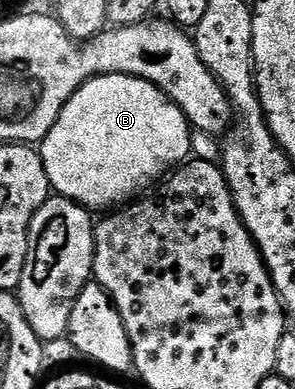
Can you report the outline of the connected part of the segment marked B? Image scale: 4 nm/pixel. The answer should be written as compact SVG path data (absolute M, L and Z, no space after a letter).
M102 73L84 82L66 107L62 107L58 123L39 142L38 152L44 160L49 186L59 196L69 197L89 211L112 211L151 190L177 166L187 162L192 152L192 132L184 112L156 85L141 77Z

